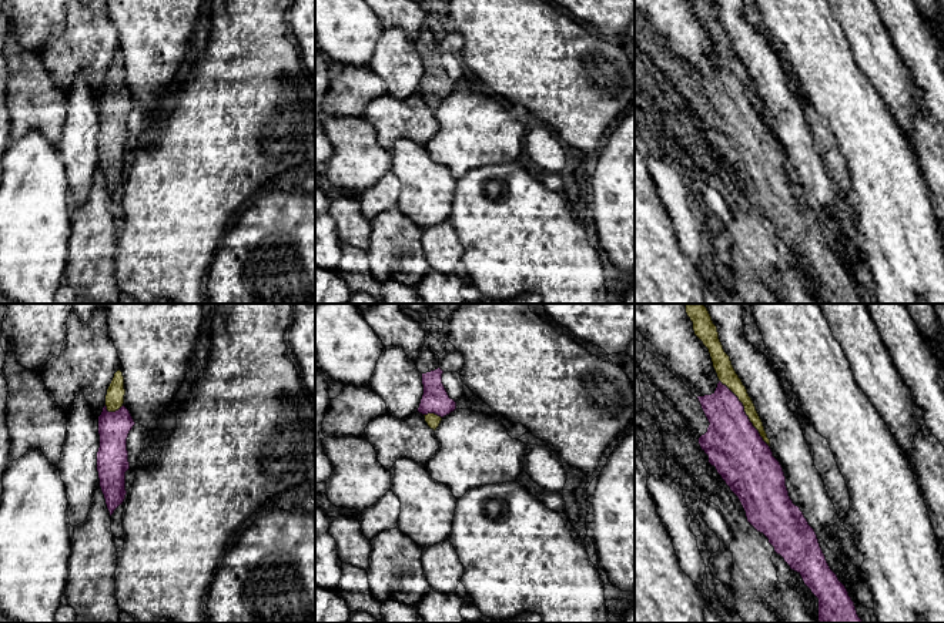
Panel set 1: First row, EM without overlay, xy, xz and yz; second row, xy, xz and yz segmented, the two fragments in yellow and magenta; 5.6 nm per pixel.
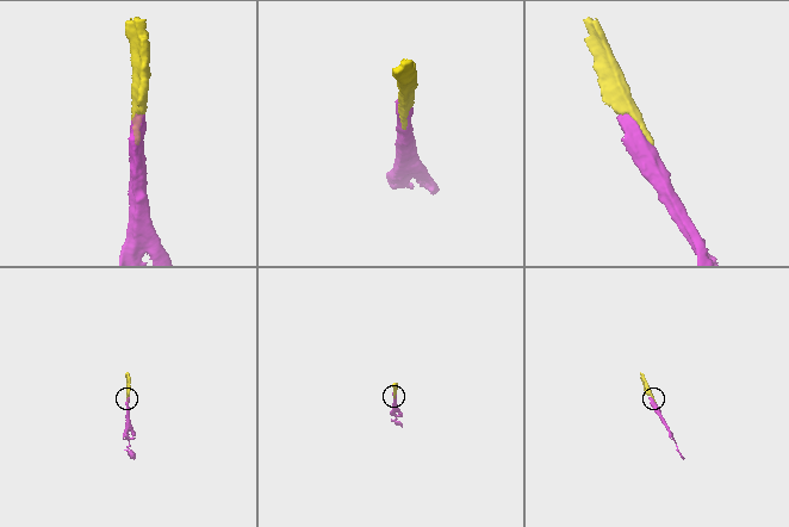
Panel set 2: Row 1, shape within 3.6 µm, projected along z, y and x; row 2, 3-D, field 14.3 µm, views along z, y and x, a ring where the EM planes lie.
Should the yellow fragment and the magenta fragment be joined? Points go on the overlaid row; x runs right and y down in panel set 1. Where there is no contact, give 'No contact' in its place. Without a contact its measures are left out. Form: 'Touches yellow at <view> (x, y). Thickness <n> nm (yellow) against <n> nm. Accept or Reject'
Touches yellow at yz (746, 414). Thickness 100 nm (yellow) against 320 nm. Accept

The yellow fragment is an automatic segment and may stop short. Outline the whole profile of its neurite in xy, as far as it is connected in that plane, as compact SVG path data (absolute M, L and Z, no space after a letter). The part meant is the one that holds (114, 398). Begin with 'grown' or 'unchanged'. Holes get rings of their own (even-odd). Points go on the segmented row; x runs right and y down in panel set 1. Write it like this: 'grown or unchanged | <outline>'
grown | M118 369L107 389L106 405L98 416L97 472L110 516L123 505L127 495L125 472L130 469L127 438L135 425L130 411L123 405L124 395L124 376Z

